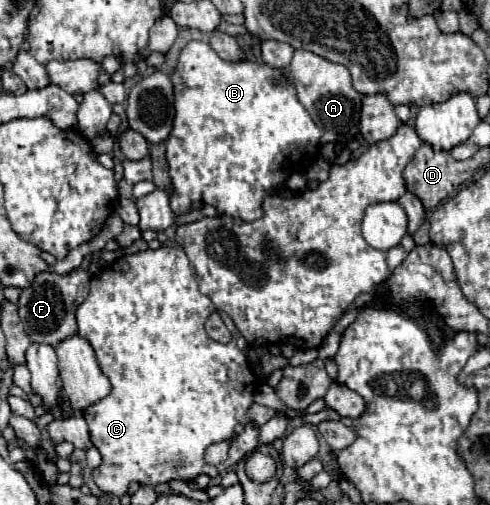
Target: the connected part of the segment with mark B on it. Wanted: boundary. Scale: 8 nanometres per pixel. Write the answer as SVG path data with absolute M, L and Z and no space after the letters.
M191 41L177 61L173 73L175 119L167 139L167 163L171 177L169 205L175 215L193 211L195 203L213 205L219 215L241 221L255 221L263 215L263 201L297 171L307 171L309 163L325 143L335 143L337 133L325 131L311 121L311 115L297 99L297 89L287 73L267 63L225 61L207 43Z

